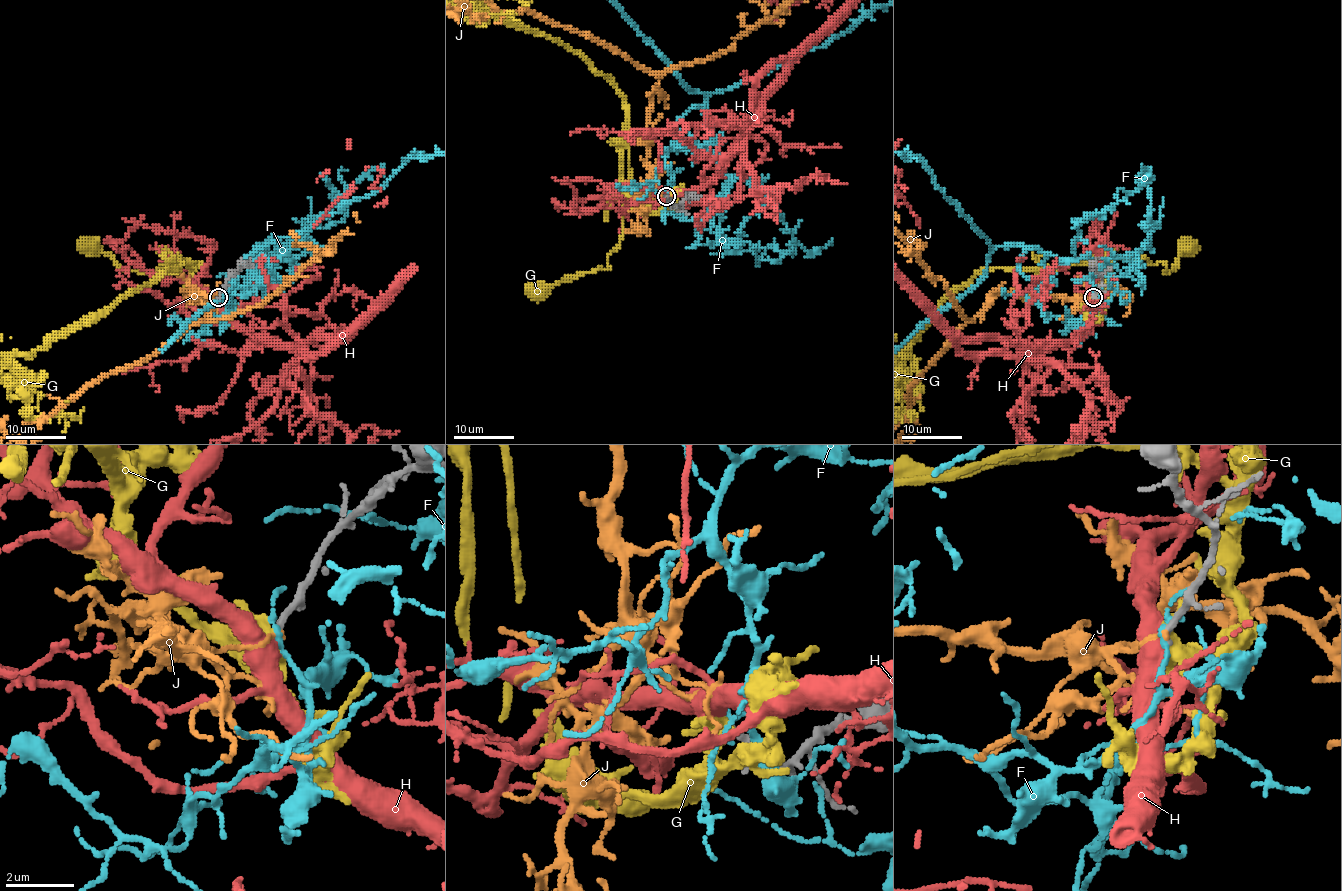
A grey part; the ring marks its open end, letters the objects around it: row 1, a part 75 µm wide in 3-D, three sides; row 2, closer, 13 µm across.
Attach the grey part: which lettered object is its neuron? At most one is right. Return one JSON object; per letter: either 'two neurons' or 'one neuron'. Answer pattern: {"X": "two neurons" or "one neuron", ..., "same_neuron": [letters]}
{"F": "two neurons", "G": "two neurons", "H": "one neuron", "J": "two neurons", "same_neuron": ["H"]}

